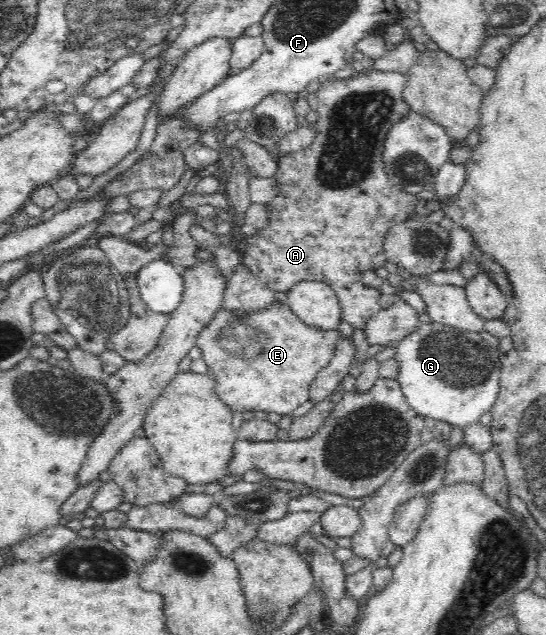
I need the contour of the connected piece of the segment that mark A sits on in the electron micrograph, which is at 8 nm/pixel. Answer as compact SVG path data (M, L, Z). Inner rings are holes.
M366 71L361 74L355 74L346 80L337 82L332 79L324 80L323 88L317 93L310 94L308 96L308 102L311 109L319 113L320 118L314 123L314 129L316 130L315 140L311 145L306 148L290 153L287 156L278 158L278 172L276 175L277 185L280 187L277 196L273 198L267 204L267 211L269 211L269 226L263 228L261 232L257 232L255 236L246 237L244 239L244 255L241 263L249 269L253 274L257 275L257 278L264 284L265 287L270 288L273 291L289 291L296 284L303 281L321 281L327 283L339 297L339 303L341 303L342 320L348 322L353 328L357 330L364 330L367 326L367 322L372 320L381 310L379 305L379 296L381 296L381 289L375 289L369 285L366 285L361 279L361 274L365 271L375 271L377 268L385 266L385 262L388 261L386 252L384 251L383 241L387 231L396 224L401 224L411 218L415 217L415 206L419 204L419 195L415 193L409 193L399 185L391 184L391 180L387 177L385 169L383 169L382 151L379 146L382 146L385 135L389 132L392 124L399 122L405 116L408 116L412 111L407 105L404 98L404 91L410 82L410 75L403 72L377 72Z

